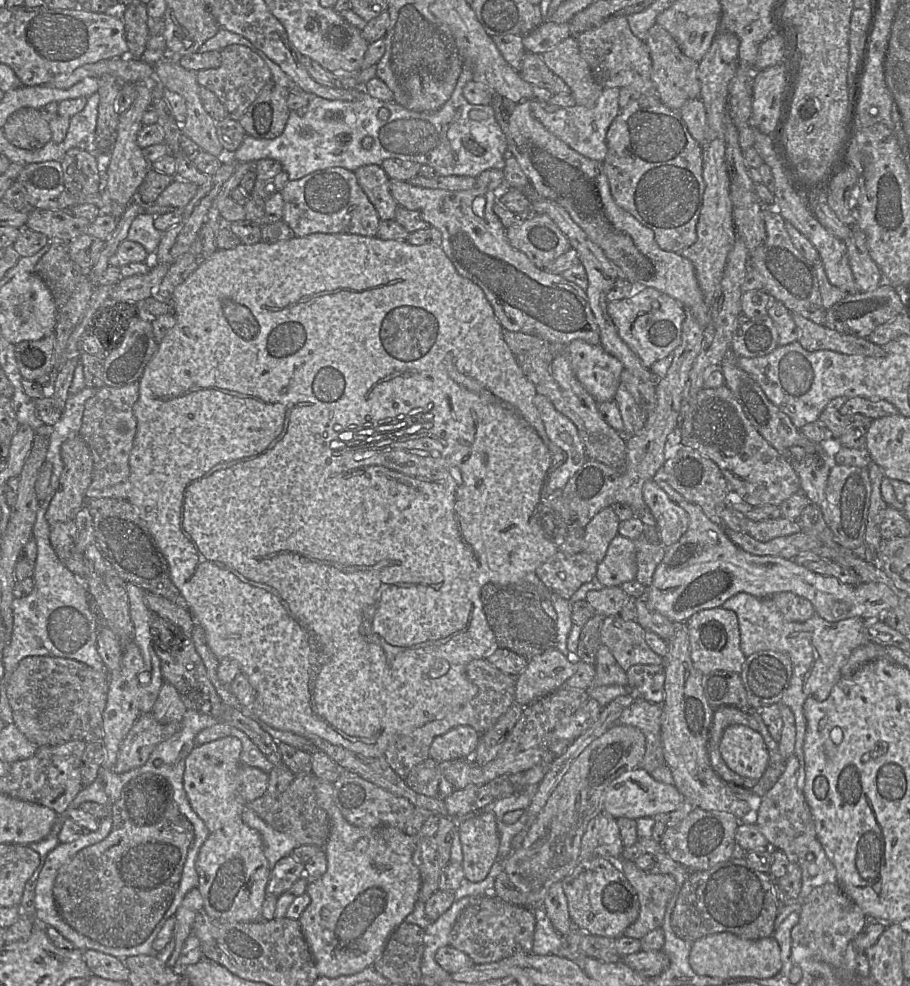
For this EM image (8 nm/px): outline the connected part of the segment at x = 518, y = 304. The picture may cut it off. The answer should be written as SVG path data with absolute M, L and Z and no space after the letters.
M492 168L482 172L477 177L476 185L469 190L423 188L397 179L390 179L389 187L398 205L418 212L431 227L441 232L441 248L444 253L461 276L483 290L503 329L536 335L549 342L565 345L576 339L592 345L600 344L599 328L590 308L586 291L567 281L561 275L538 268L523 252L509 243L506 229L493 209L504 184L504 172Z

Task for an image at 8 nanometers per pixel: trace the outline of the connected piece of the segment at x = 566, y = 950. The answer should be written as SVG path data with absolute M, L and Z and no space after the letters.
M542 904L533 909L535 917L535 931L531 953L534 955L557 955L571 961L582 960L587 956L578 949L572 949L564 943L564 939L554 929L547 917Z

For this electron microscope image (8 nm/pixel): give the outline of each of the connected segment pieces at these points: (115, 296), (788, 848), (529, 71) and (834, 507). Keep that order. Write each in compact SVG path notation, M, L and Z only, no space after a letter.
M154 263L146 274L120 279L113 286L110 299L117 302L141 303L154 294L170 266L168 263Z
M793 753L786 762L786 768L775 785L756 803L753 811L757 812L755 824L769 842L772 849L780 849L791 859L806 851L806 847L815 839L816 828L810 808L803 791L797 787L799 760Z
M526 51L519 74L525 81L547 89L553 94L570 95L572 93L568 84L548 68L540 54Z
M834 464L825 488L825 499L819 509L835 541L841 546L857 550L865 544L865 533L872 486L868 468Z

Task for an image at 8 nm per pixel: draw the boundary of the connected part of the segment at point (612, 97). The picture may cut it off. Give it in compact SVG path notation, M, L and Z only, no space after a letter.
M605 88L597 103L591 108L576 105L574 107L561 108L556 113L548 113L543 103L534 102L531 104L531 112L550 133L573 150L590 160L603 162L608 151L608 130L622 110L619 105L619 97L620 88Z

